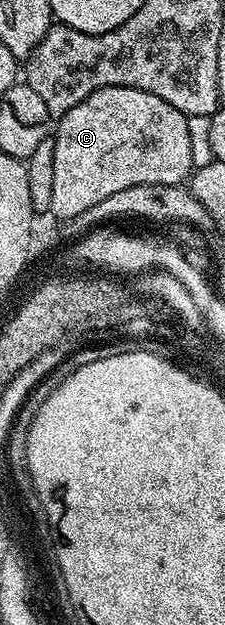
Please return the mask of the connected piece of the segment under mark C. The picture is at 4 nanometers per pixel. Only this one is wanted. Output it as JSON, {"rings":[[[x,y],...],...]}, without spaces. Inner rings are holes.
{"rings":[[[110,86],[95,90],[81,104],[69,108],[58,119],[53,130],[53,162],[57,162],[57,172],[53,172],[53,200],[50,217],[66,220],[73,216],[81,216],[93,204],[101,204],[105,196],[113,196],[113,192],[122,192],[125,188],[133,188],[137,184],[173,184],[178,186],[188,181],[192,173],[191,145],[189,144],[189,128],[187,115],[173,104],[165,104],[161,96],[153,96],[149,92],[141,92],[137,88]],[[69,162],[71,166],[65,168]]]}

